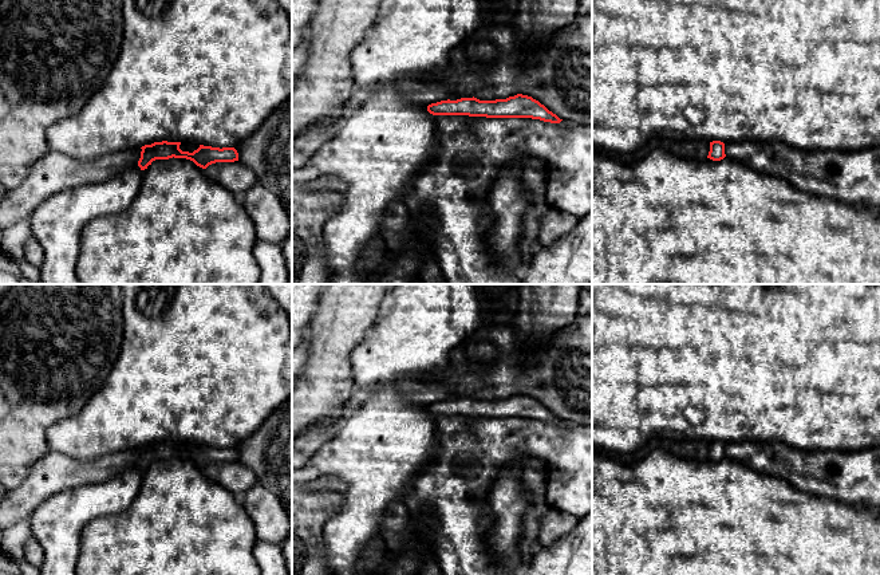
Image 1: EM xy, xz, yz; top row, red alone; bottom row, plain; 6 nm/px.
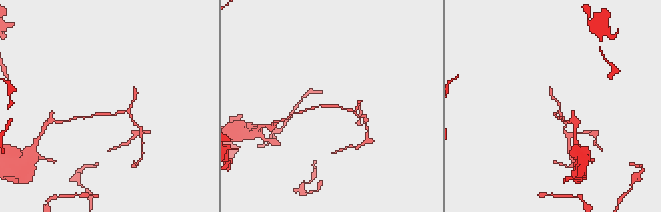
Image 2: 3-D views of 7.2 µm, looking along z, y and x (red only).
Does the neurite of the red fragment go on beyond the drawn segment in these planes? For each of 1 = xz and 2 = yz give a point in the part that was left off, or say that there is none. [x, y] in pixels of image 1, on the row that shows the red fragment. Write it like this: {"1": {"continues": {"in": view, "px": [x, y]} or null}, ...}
{"1": {"continues": null}, "2": {"continues": null}}

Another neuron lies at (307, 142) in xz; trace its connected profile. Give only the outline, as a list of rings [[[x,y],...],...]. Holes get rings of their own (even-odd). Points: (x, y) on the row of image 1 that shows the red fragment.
[[[366,90],[354,91],[348,101],[342,106],[338,122],[321,122],[301,131],[292,141],[292,169],[305,165],[323,143],[332,139],[338,134],[346,118],[362,105],[366,97]]]

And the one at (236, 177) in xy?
[[[240,161],[216,162],[209,165],[205,172],[210,180],[222,185],[237,197],[241,197],[246,190],[257,185],[256,174]]]

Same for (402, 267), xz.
[[[411,217],[414,241],[407,243],[399,252],[387,253],[380,271],[372,275],[366,284],[421,284],[419,268],[425,253],[433,253],[431,240],[421,231],[419,225],[434,225],[430,217]]]

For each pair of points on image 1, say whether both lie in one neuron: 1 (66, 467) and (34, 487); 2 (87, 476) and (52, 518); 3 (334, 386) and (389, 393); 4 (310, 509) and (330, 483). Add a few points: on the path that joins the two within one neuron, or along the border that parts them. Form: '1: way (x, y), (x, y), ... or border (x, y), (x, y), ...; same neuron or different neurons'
1: way (58, 472), (42, 480); same neuron
2: border (110, 477), (102, 481), (66, 488), (50, 497); different neurons
3: border (350, 358), (355, 390); different neurons
4: border (307, 484), (315, 489), (332, 489), (340, 493); different neurons

